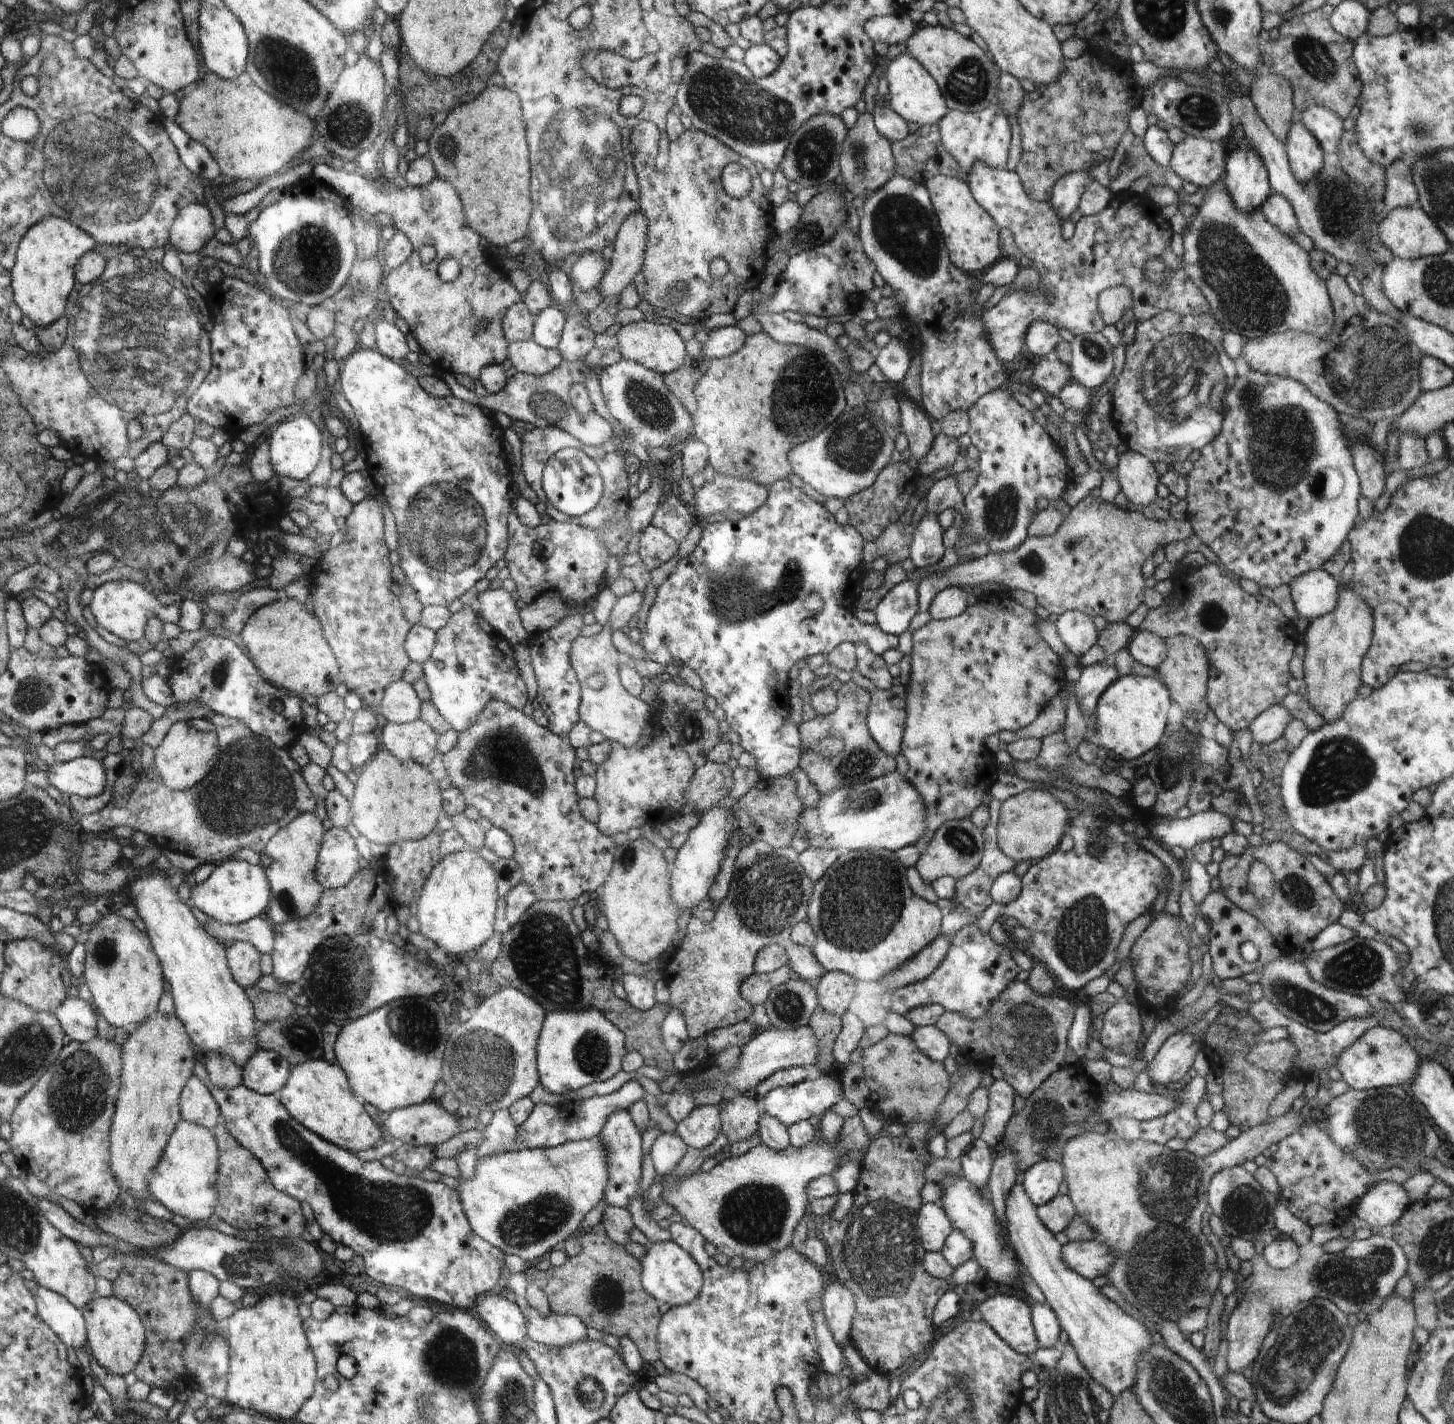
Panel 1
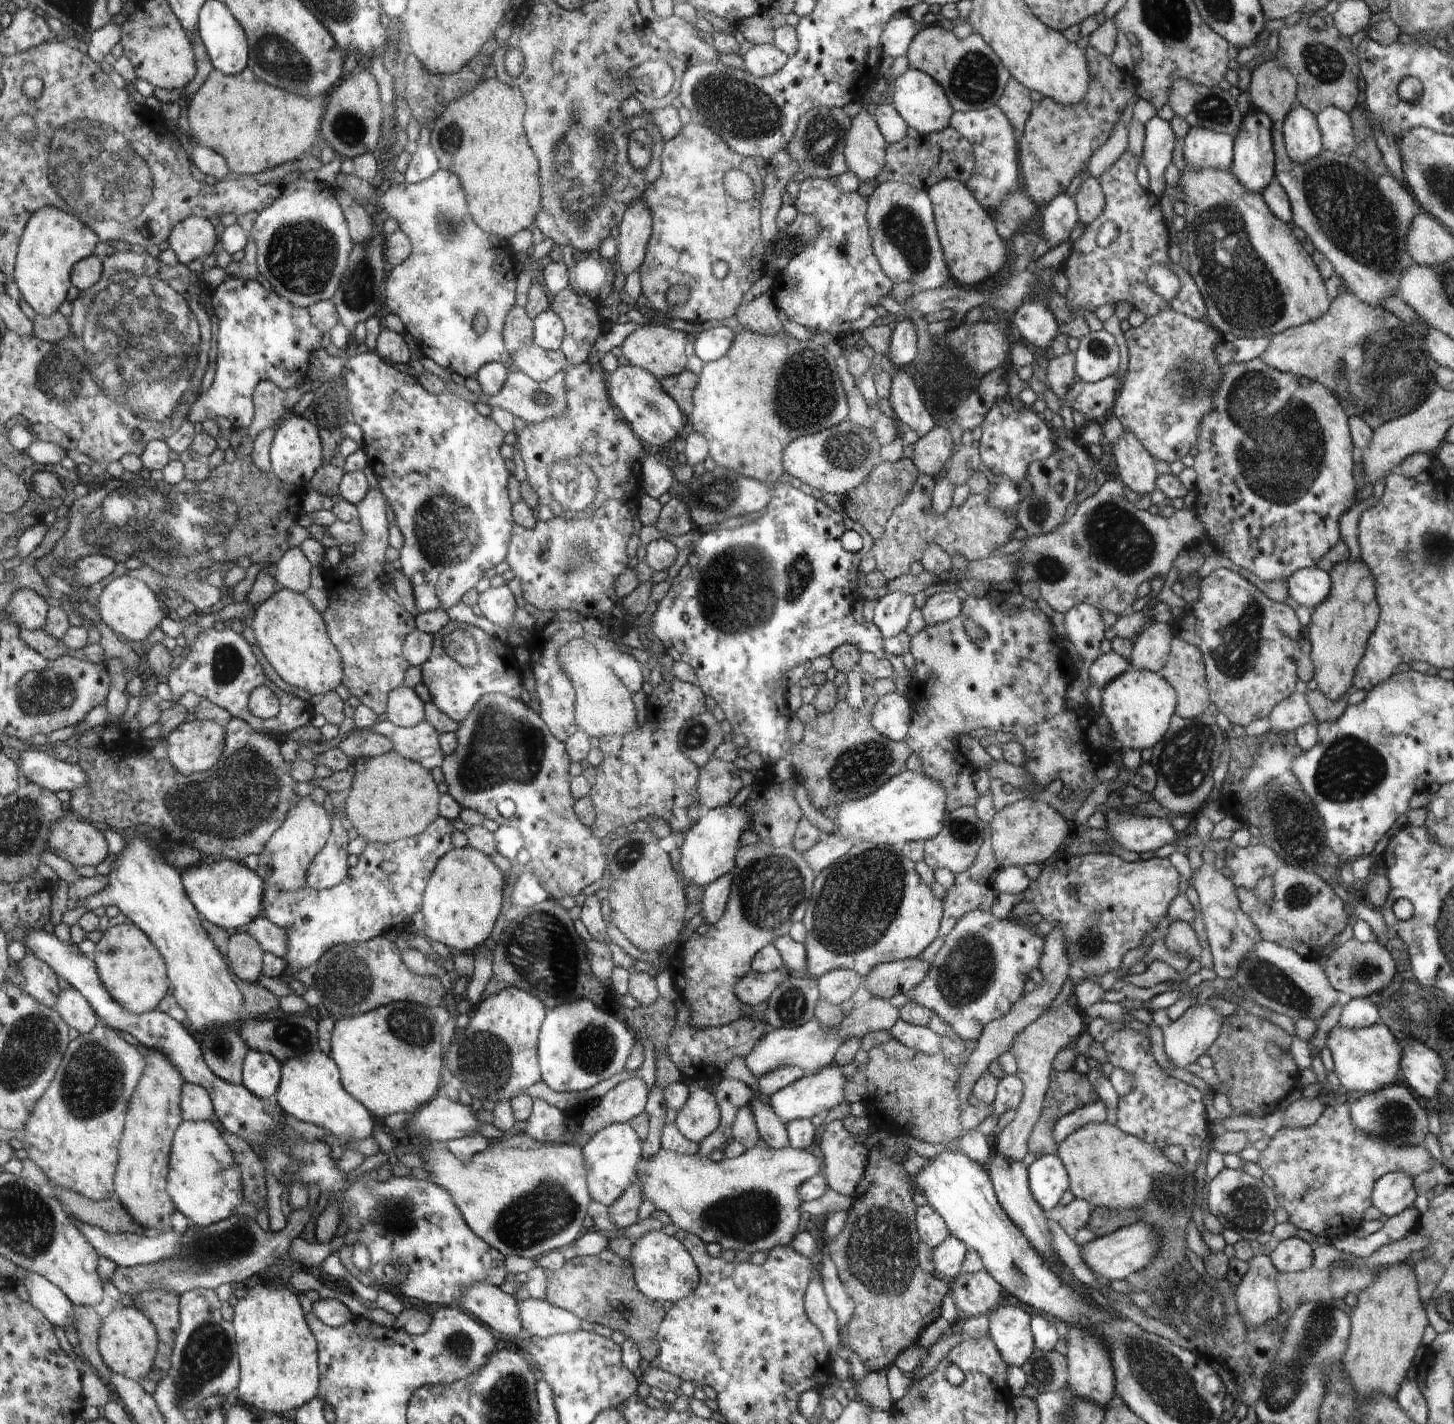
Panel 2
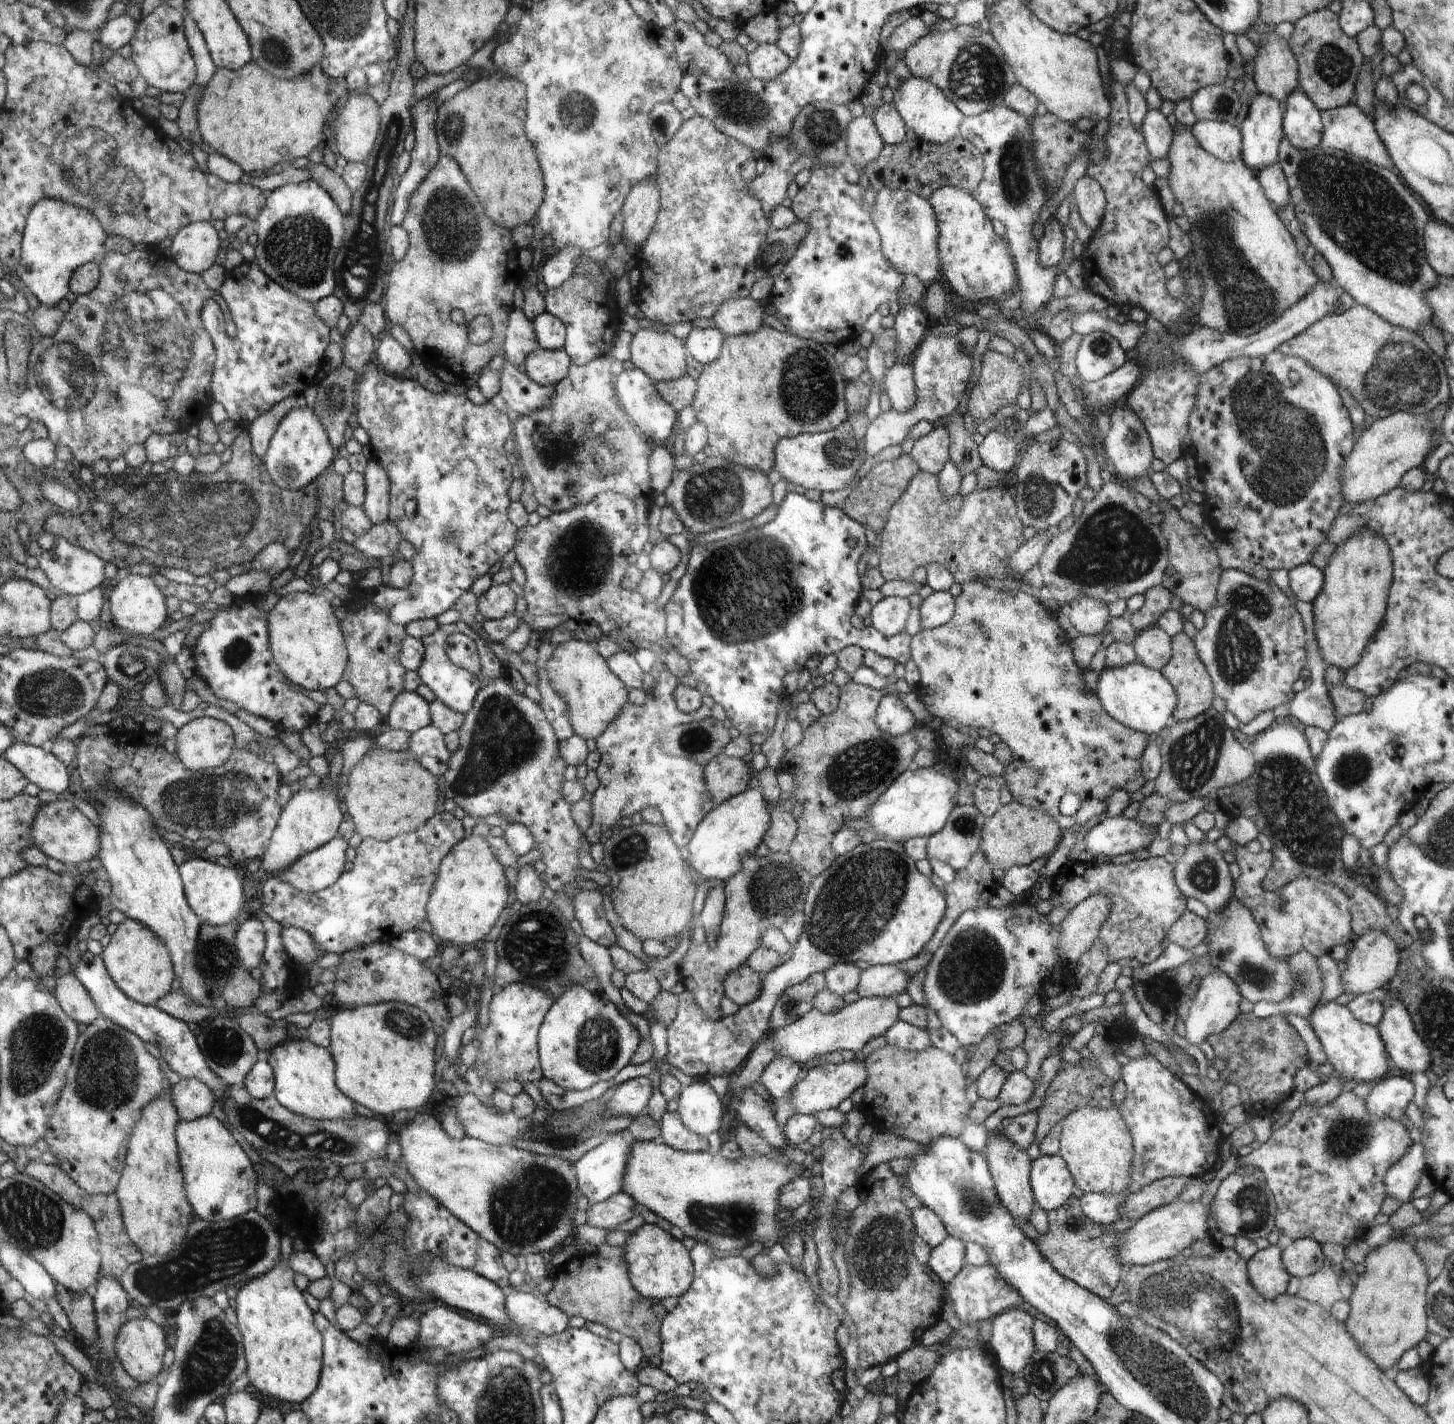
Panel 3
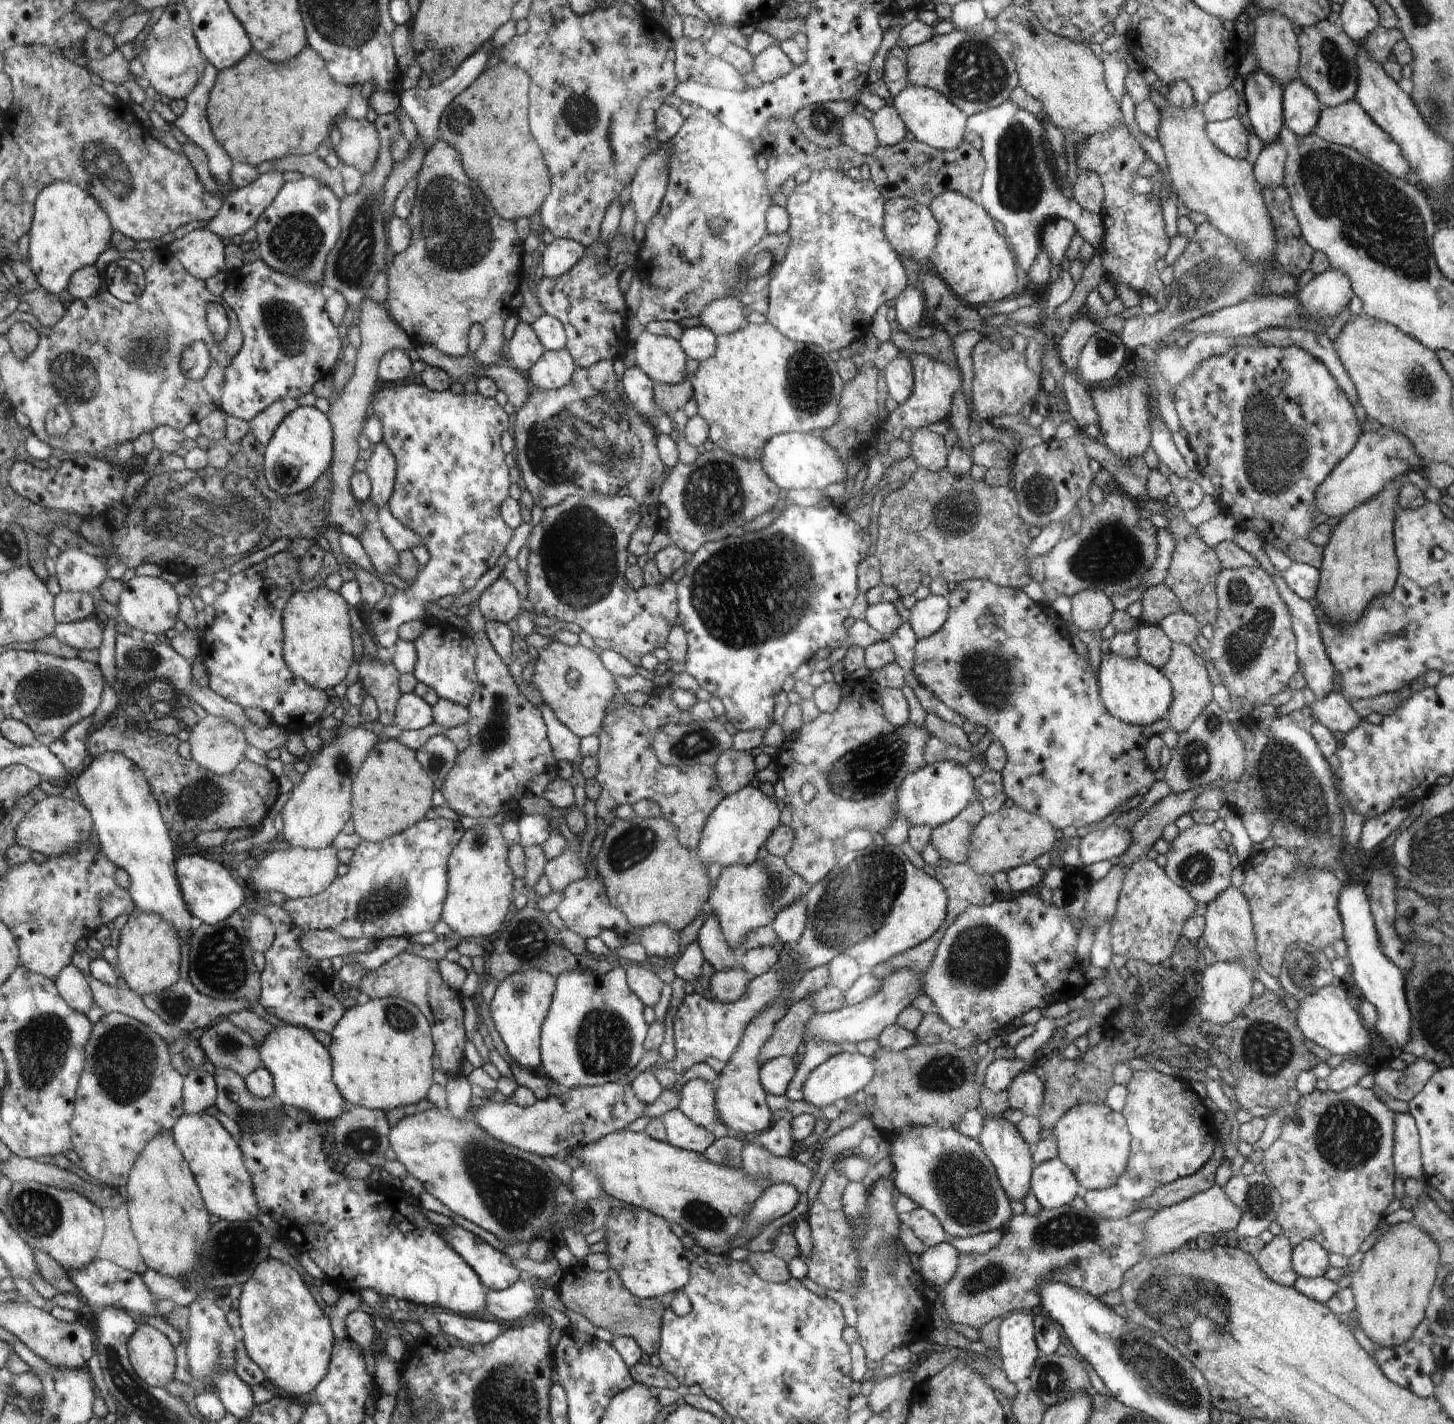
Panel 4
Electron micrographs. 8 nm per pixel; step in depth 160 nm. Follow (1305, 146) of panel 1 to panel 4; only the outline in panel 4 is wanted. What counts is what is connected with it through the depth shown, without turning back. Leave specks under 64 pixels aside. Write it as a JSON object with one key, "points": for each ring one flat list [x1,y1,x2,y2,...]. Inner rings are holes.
{"points":[[1298,76,1283,87,1284,127,1298,136,1306,136,1315,129,1322,106,1316,93]]}

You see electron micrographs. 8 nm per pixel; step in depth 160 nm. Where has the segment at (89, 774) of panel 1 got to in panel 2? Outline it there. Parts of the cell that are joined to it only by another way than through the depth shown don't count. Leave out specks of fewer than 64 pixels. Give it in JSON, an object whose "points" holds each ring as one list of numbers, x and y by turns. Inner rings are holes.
{"points":[[31,747,19,754,22,773,32,783,56,792,84,788,90,779,79,763,70,764,63,759,50,756,48,752]]}

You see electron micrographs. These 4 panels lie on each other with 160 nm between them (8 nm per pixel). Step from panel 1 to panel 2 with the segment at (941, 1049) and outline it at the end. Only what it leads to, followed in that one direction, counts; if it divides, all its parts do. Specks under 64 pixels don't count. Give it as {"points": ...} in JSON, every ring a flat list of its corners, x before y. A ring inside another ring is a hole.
{"points":[[899,1018,889,1031,896,1040,914,1050,927,1055,941,1052,942,1036,927,1026,913,1025]]}

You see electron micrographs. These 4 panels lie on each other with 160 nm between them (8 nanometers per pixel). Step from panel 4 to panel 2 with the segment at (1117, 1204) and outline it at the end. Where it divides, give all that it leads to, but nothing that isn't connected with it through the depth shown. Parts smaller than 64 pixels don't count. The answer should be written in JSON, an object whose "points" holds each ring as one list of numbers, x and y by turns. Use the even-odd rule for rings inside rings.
{"points":[[1130,1024,1116,1031,1102,1044,1107,1060,1114,1069,1127,1072,1133,1080,1132,1090,1119,1096,1116,1126,1157,1148,1161,1153,1169,1144,1184,1148,1185,1160,1194,1167,1202,1156,1202,1146,1208,1138,1207,1110,1201,1092,1190,1083,1164,1073,1154,1060,1150,1038,1142,1032,1130,1030],[1076,1197,1068,1206,1058,1206,1047,1216,1073,1236,1079,1228,1088,1226,1095,1208,1091,1202]]}

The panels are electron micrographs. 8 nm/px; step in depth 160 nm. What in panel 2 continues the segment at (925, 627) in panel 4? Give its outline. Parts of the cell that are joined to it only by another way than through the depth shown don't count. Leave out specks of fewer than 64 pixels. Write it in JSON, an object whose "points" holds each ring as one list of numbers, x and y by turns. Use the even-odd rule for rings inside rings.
{"points":[[954,591,929,596,921,608,926,625,937,625,956,618,962,610,962,600]]}

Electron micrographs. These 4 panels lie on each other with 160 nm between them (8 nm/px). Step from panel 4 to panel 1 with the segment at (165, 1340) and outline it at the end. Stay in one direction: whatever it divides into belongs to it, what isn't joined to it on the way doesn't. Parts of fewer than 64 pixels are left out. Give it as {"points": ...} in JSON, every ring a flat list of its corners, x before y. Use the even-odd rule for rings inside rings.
{"points":[[116,1295,98,1296,83,1311,89,1328,89,1344,97,1359,112,1374,134,1373,147,1353,147,1326,136,1307]]}

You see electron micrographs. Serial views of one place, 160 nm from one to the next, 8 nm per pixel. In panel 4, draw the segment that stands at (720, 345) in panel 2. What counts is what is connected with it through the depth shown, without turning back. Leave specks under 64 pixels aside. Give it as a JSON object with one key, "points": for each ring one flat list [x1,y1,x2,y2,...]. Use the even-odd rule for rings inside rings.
{"points":[[704,325,684,328,679,341,688,358,702,362,715,355,717,336]]}

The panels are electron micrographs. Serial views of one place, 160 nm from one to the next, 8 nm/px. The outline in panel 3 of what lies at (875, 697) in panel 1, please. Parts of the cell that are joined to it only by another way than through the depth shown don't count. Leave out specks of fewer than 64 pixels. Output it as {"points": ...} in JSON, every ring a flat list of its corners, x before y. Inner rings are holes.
{"points":[[883,695,875,714,875,722,879,725,879,730,887,731,892,736,900,736,914,726,914,716,900,698]]}

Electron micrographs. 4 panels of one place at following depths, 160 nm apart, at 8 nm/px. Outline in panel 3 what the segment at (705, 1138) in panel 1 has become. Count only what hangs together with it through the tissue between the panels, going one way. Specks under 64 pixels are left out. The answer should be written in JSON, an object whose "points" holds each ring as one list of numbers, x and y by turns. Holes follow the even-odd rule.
{"points":[[694,1081,683,1087,677,1100,676,1113,691,1133,707,1137,721,1128,720,1120,725,1116,724,1106,709,1084,698,1084]]}

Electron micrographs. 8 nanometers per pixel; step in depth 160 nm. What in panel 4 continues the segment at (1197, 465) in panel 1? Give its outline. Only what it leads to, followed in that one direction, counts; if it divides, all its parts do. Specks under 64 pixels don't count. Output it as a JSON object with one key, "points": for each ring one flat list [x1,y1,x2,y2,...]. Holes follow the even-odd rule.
{"points":[[1236,345,1233,349,1224,354,1216,355,1202,362,1192,369,1183,381,1174,386,1175,409,1179,418,1179,424,1186,430,1186,440,1189,447,1194,452,1206,452,1206,467,1201,474,1208,476,1212,484,1220,490,1220,500,1226,502,1226,506,1221,506,1222,512,1231,514,1236,520,1246,520,1254,522,1256,526,1262,526,1262,536,1266,540,1265,544,1271,544,1274,548,1285,552,1290,549,1291,542,1306,539,1308,531,1313,527,1312,520,1316,517,1315,506,1313,503,1315,492,1322,484,1332,469,1354,448,1358,437,1361,435,1361,425,1356,419,1353,404,1350,402,1346,393,1340,388,1336,379,1330,374,1326,365,1303,348,1297,346,1275,347,1275,346,1254,346]]}

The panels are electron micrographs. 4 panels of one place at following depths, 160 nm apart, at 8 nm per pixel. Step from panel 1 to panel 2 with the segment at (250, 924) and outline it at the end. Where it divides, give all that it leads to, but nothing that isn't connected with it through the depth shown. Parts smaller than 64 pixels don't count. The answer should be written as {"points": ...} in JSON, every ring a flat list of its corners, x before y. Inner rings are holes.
{"points":[[265,916,256,918,247,931,264,947,266,953,283,959,287,955,287,932]]}

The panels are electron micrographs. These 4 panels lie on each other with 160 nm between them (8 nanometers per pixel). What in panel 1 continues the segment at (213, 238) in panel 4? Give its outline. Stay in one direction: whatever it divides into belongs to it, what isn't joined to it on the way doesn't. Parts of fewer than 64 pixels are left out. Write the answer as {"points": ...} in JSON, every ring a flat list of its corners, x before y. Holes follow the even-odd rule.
{"points":[[190,205,184,207,179,216,175,218,172,225,171,244,174,248,184,252,184,254,200,254,206,243,214,238,214,226,212,226,212,216,204,208,204,205]]}

